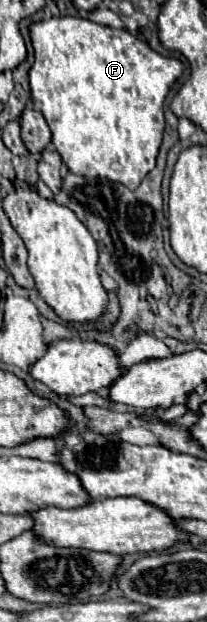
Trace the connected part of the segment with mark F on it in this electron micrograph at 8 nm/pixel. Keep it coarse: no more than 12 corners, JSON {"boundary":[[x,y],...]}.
{"boundary":[[33,23],[33,105],[75,175],[137,189],[183,63]]}

